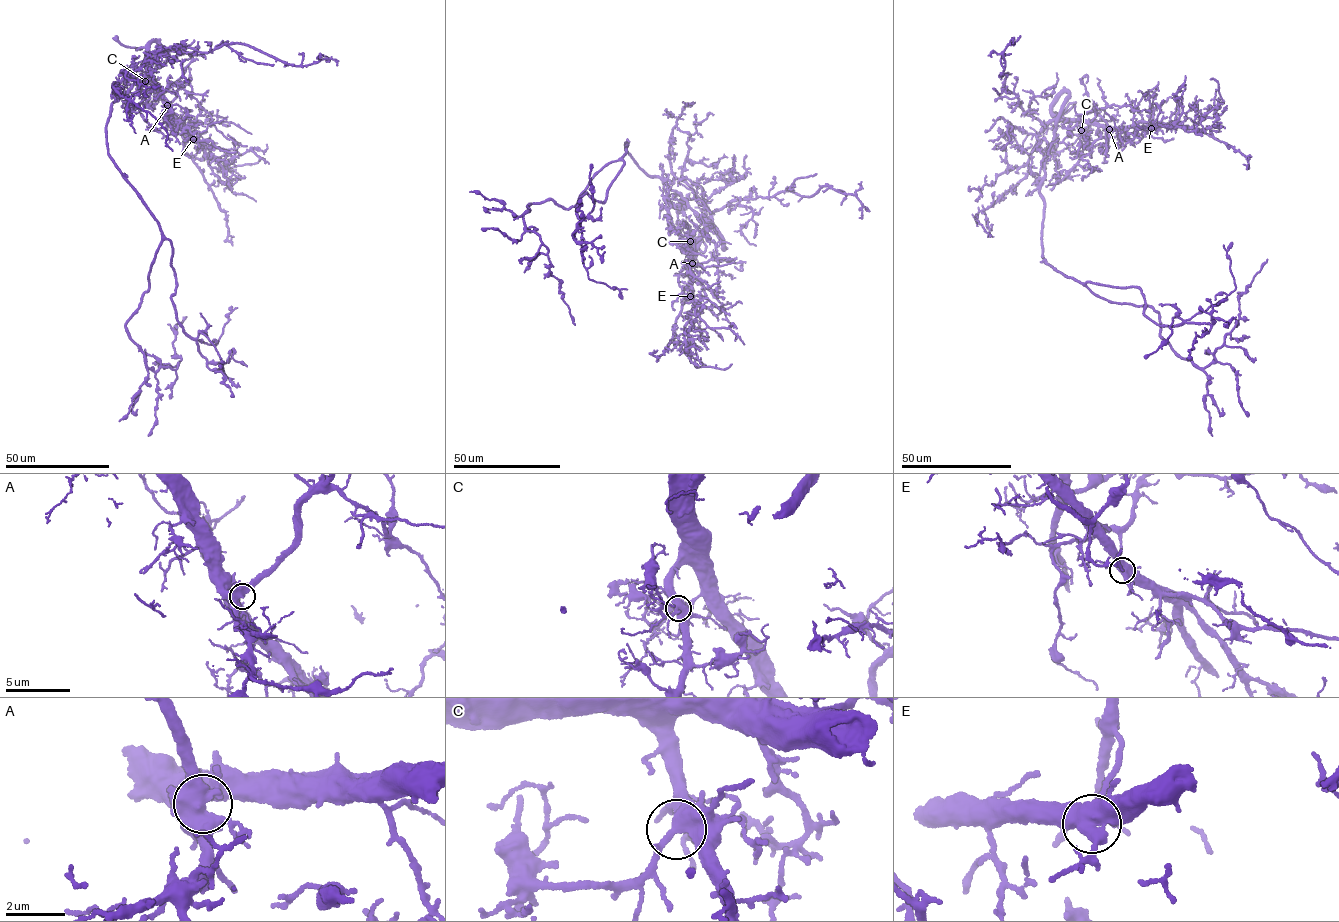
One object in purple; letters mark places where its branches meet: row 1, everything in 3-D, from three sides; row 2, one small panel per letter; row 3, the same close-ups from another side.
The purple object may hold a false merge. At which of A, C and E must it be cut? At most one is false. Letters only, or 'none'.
E

